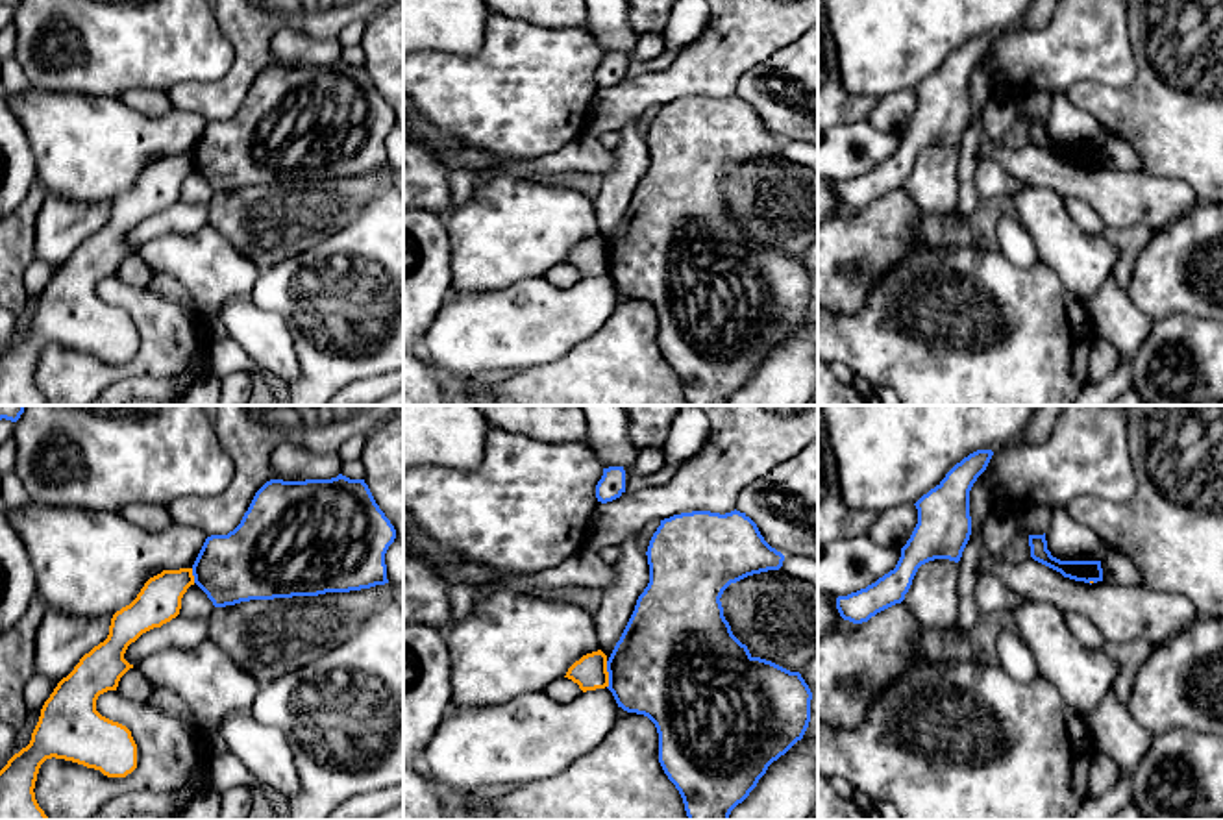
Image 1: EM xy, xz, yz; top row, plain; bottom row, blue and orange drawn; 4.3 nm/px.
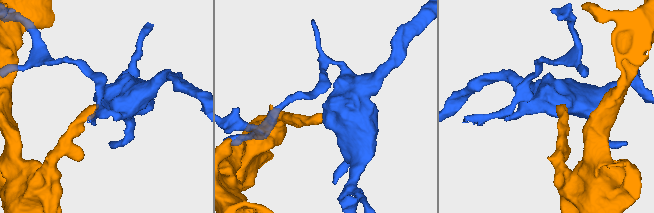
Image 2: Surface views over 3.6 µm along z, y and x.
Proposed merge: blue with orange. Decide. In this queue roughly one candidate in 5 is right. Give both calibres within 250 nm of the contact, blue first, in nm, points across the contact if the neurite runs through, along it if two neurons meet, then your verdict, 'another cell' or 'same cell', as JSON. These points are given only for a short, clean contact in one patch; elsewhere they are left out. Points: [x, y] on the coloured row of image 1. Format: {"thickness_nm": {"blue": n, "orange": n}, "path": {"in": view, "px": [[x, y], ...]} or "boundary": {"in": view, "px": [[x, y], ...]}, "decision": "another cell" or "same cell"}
{"thickness_nm": {"blue": 460, "orange": 150}, "boundary": {"in": "xz", "px": [[605, 661], [607, 687]]}, "decision": "another cell"}

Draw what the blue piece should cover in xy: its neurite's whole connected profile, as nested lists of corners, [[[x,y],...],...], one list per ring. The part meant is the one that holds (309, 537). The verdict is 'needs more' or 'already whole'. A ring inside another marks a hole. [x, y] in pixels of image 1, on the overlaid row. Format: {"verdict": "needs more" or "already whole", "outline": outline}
{"verdict": "already whole", "outline": [[[342,474],[331,479],[270,479],[233,531],[205,539],[192,576],[215,607],[361,590],[389,583],[385,553],[394,539],[396,529],[364,479]]]}

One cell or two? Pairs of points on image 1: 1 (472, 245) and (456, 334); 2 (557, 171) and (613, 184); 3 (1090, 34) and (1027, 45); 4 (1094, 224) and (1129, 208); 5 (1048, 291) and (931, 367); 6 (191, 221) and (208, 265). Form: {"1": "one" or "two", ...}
{"1": "two", "2": "two", "3": "one", "4": "two", "5": "one", "6": "two"}

